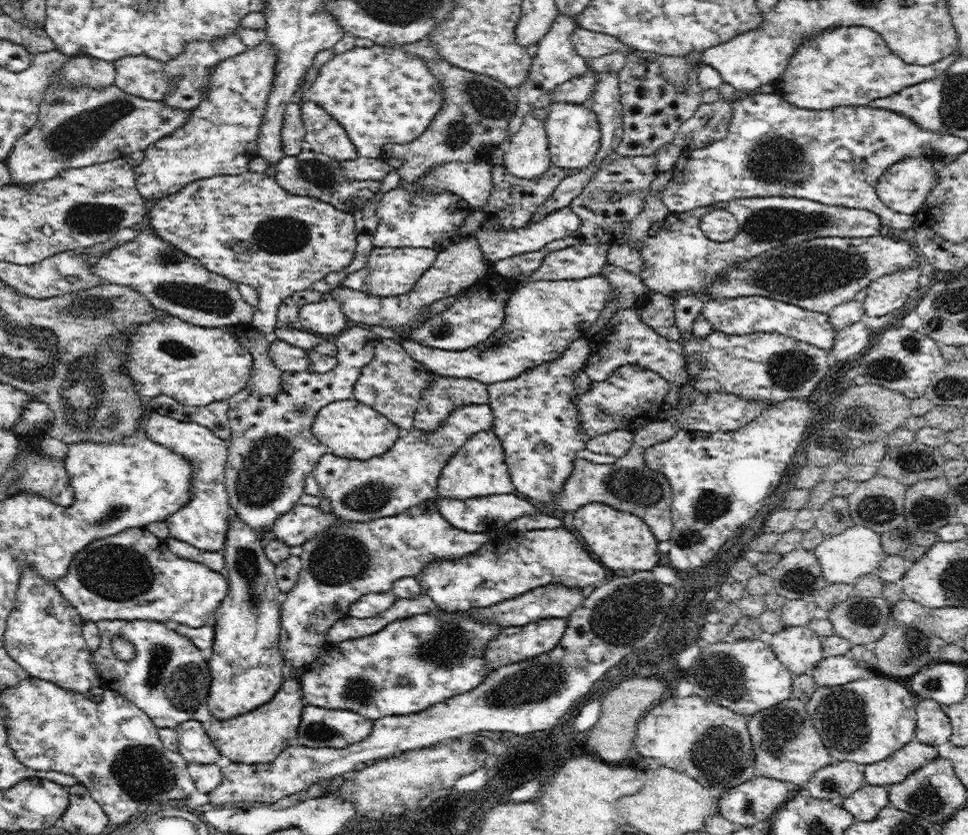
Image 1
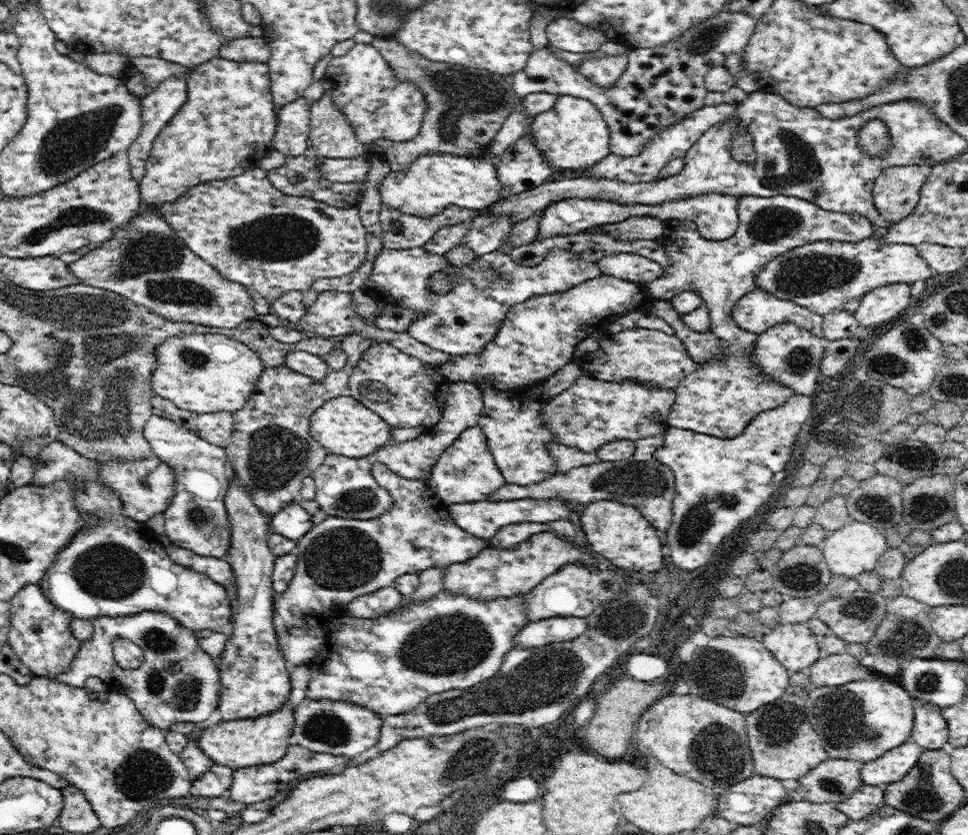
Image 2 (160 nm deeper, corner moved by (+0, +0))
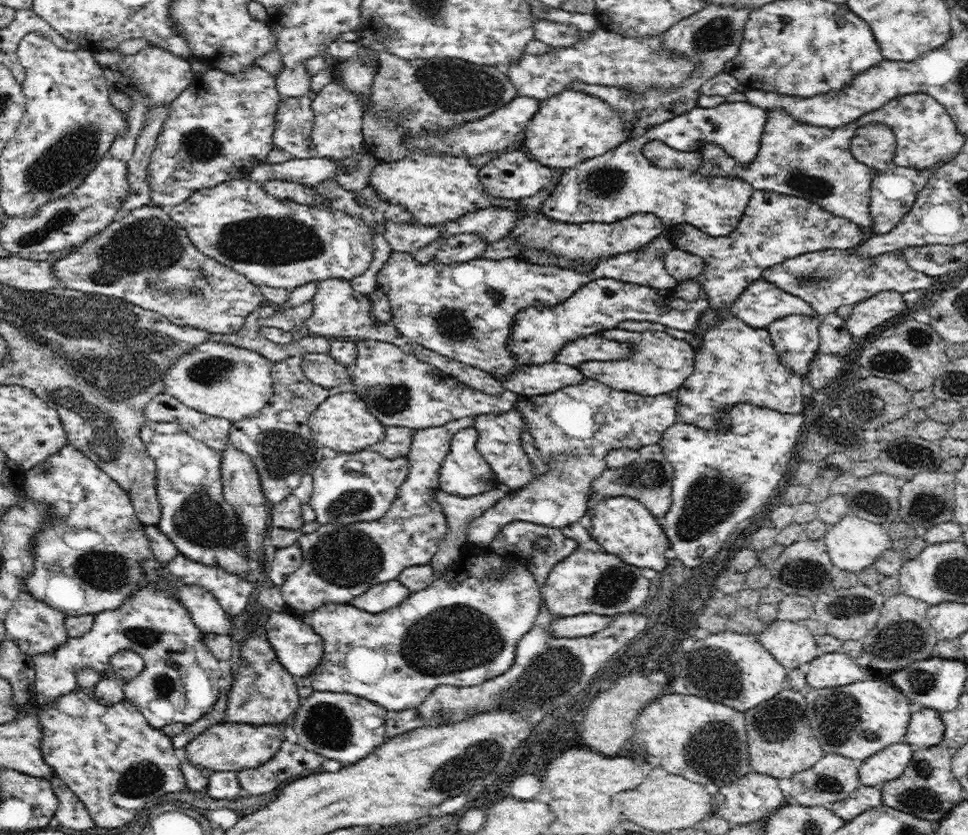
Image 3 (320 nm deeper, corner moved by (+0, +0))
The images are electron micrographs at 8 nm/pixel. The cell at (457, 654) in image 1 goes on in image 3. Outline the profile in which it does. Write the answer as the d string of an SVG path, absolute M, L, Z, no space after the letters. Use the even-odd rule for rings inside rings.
M464 544L461 547L458 560L452 562L438 580L435 580L429 588L410 593L406 600L403 600L402 603L397 604L395 607L372 614L356 608L352 603L328 603L315 611L307 612L307 615L303 614L296 617L302 622L309 624L323 640L323 655L320 664L309 674L314 691L348 693L368 699L386 708L387 711L403 711L422 704L426 697L430 696L430 693L440 685L452 685L455 687L476 686L495 676L504 674L514 662L518 641L531 630L537 620L541 619L539 612L541 602L540 587L536 583L534 575L523 564L518 561L508 561L503 556L496 554L490 546L481 547L474 544ZM502 570L507 572L503 577L500 575Z

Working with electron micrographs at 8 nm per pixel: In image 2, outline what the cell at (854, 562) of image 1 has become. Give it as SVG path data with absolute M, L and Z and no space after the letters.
M851 520L834 533L828 533L820 543L820 547L830 572L833 575L843 574L852 580L861 572L875 570L878 559L886 552L887 536L870 524Z

